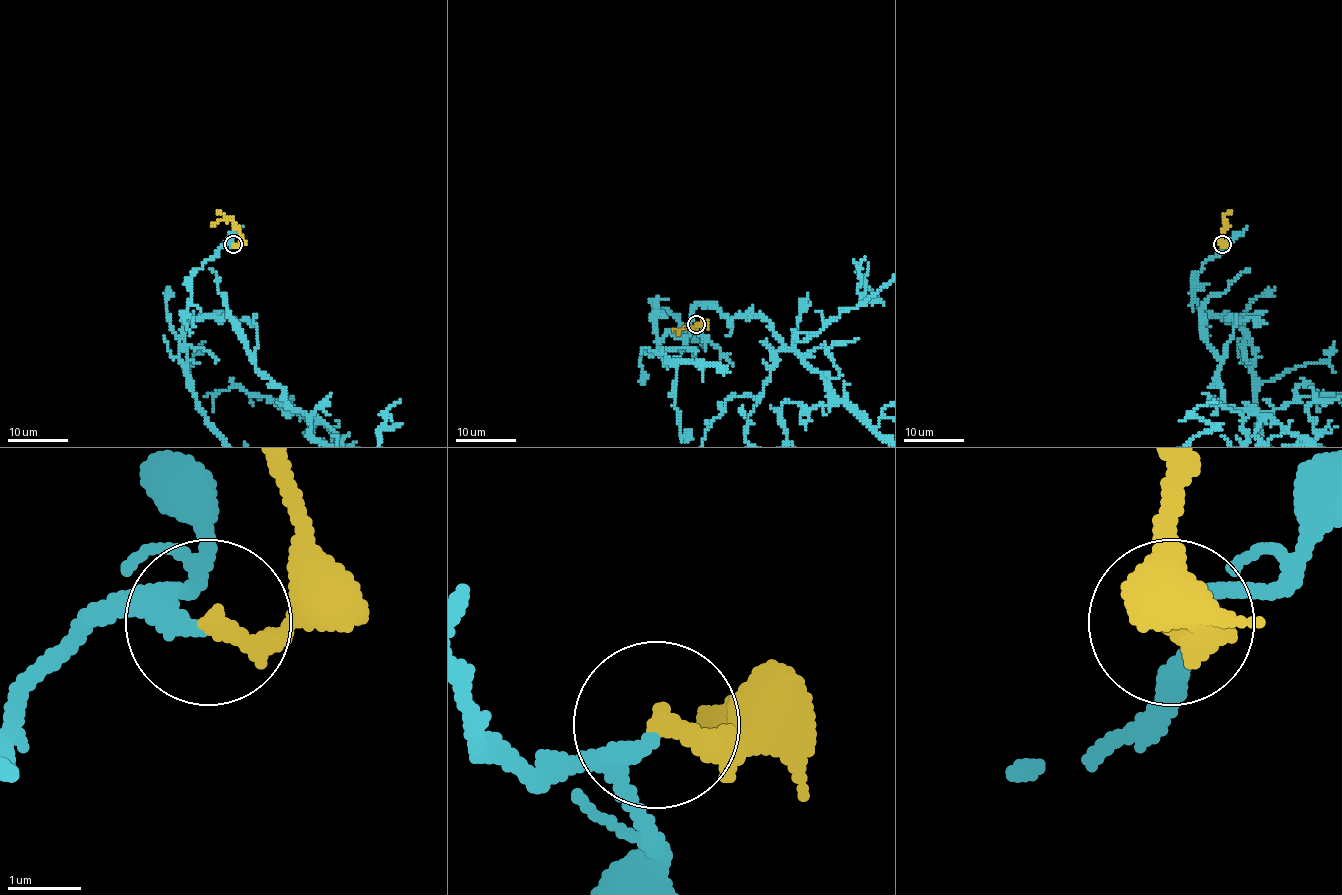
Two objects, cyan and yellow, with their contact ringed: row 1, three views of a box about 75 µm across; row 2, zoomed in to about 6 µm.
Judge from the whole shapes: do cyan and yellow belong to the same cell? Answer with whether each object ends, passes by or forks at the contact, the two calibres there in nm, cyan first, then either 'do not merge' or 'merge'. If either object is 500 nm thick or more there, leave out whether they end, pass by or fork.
cyan passes by; yellow ends there; 200 nm thick on the cyan side, 300 nm on the other; merge

